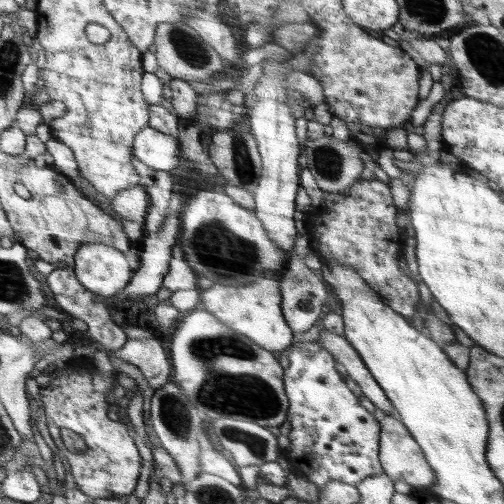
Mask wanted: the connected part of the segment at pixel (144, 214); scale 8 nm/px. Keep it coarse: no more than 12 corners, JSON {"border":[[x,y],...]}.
{"border":[[146,187],[123,190],[111,201],[123,218],[144,226],[150,212]]}

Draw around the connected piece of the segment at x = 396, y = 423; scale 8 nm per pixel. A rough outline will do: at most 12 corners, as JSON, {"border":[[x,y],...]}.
{"border":[[381,414],[383,472],[416,488],[435,484],[422,448],[398,416]]}

